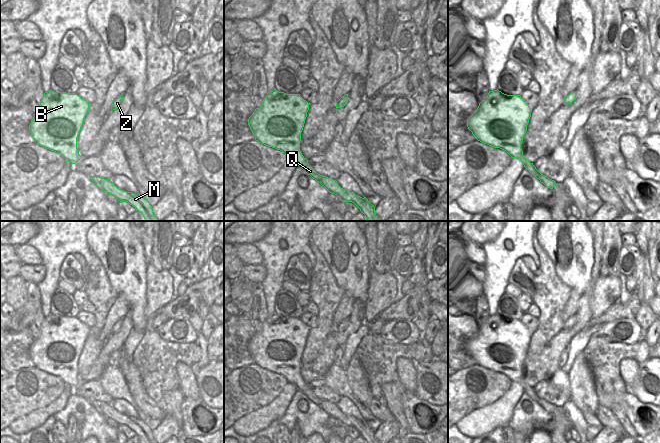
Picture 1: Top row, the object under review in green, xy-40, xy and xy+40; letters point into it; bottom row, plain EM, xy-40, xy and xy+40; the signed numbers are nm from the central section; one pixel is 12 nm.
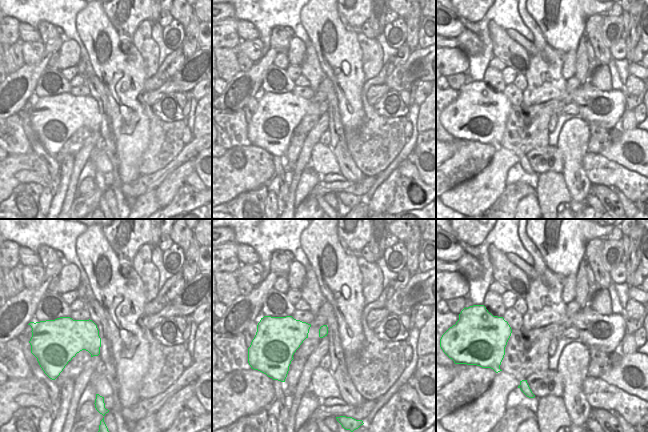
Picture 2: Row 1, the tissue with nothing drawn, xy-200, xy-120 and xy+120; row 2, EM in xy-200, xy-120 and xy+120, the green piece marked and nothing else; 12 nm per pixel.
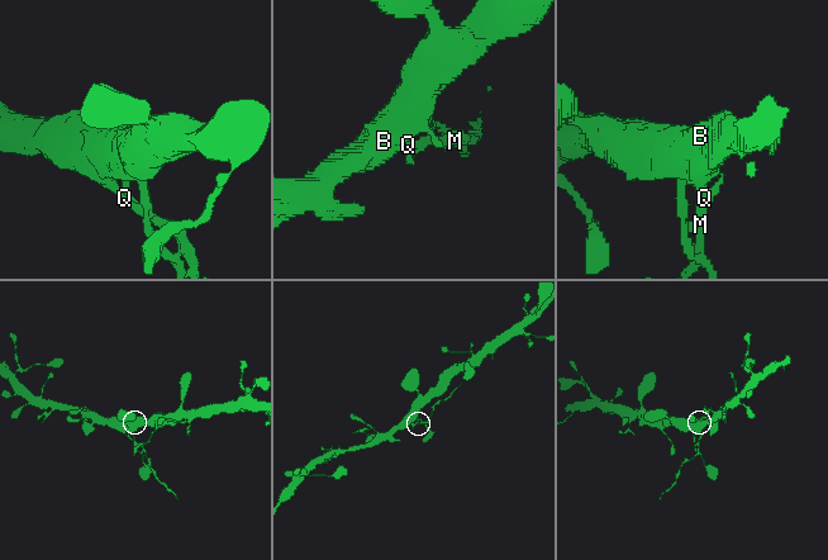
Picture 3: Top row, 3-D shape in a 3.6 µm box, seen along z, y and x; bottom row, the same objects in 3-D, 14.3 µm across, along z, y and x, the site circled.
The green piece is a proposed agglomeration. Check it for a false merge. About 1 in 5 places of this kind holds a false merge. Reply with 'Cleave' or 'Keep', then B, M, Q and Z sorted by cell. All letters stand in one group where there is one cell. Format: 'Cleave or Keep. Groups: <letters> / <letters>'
Cleave. Groups: B Z / M Q

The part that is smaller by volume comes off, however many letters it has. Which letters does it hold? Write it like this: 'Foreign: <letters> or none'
Foreign: M, Q

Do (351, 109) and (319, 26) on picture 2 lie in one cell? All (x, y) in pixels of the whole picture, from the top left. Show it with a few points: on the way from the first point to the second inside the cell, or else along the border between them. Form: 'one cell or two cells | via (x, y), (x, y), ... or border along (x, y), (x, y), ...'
one cell | via (348, 88), (348, 80), (321, 56), (319, 47)

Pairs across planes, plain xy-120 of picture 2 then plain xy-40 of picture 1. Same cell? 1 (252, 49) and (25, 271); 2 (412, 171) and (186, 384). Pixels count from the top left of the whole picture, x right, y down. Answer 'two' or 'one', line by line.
1: one
2: one

